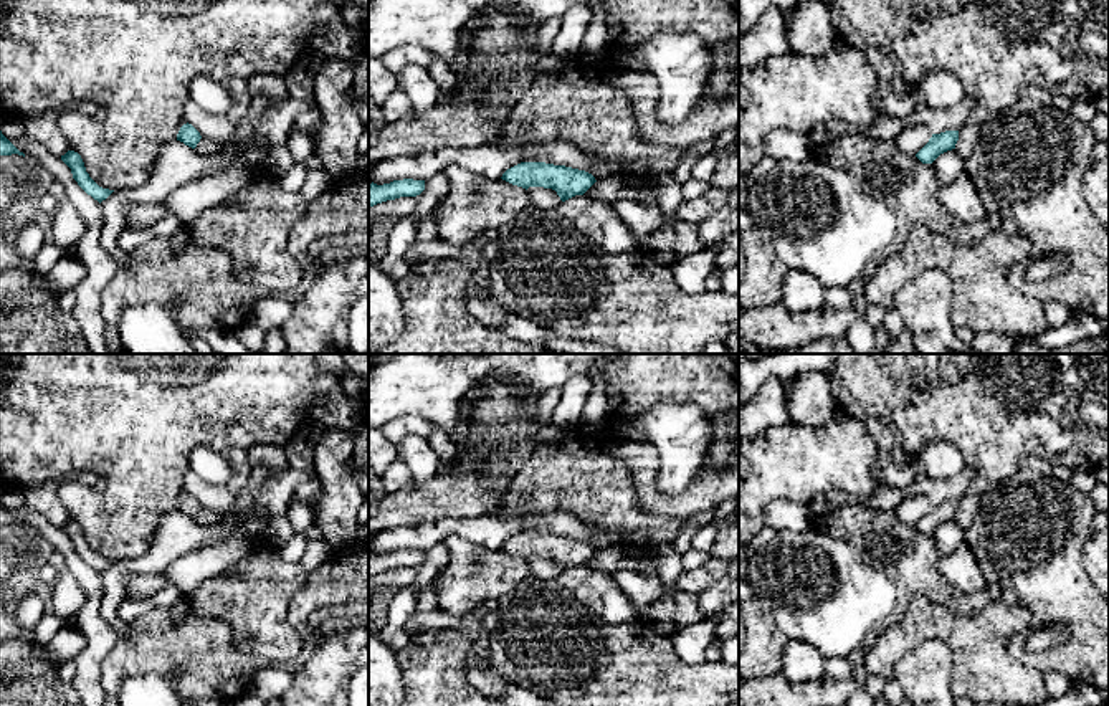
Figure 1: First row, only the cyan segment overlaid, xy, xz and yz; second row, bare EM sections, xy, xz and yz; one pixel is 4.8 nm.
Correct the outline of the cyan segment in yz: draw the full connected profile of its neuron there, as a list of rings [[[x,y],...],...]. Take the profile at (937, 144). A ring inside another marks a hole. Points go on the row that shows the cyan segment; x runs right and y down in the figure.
[[[959,131],[932,134],[929,142],[916,154],[922,164],[932,164],[940,154],[955,149]]]

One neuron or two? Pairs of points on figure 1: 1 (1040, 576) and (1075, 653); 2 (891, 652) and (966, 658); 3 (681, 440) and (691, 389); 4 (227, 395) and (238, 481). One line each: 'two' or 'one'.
1: one
2: one
3: two
4: two

